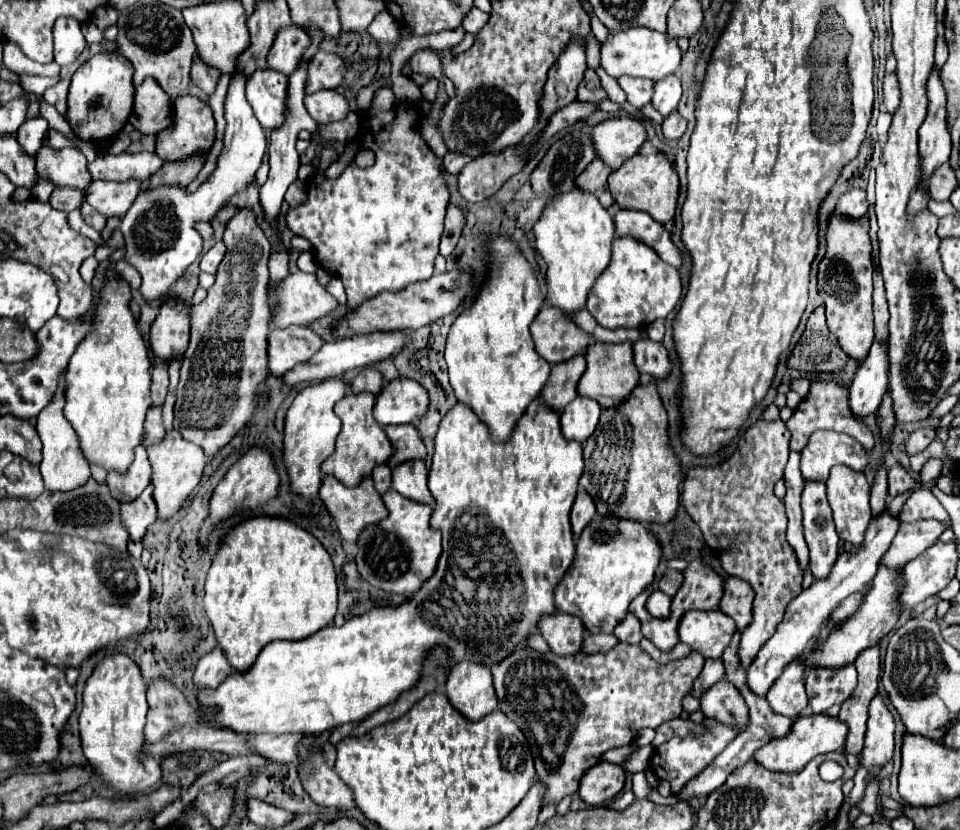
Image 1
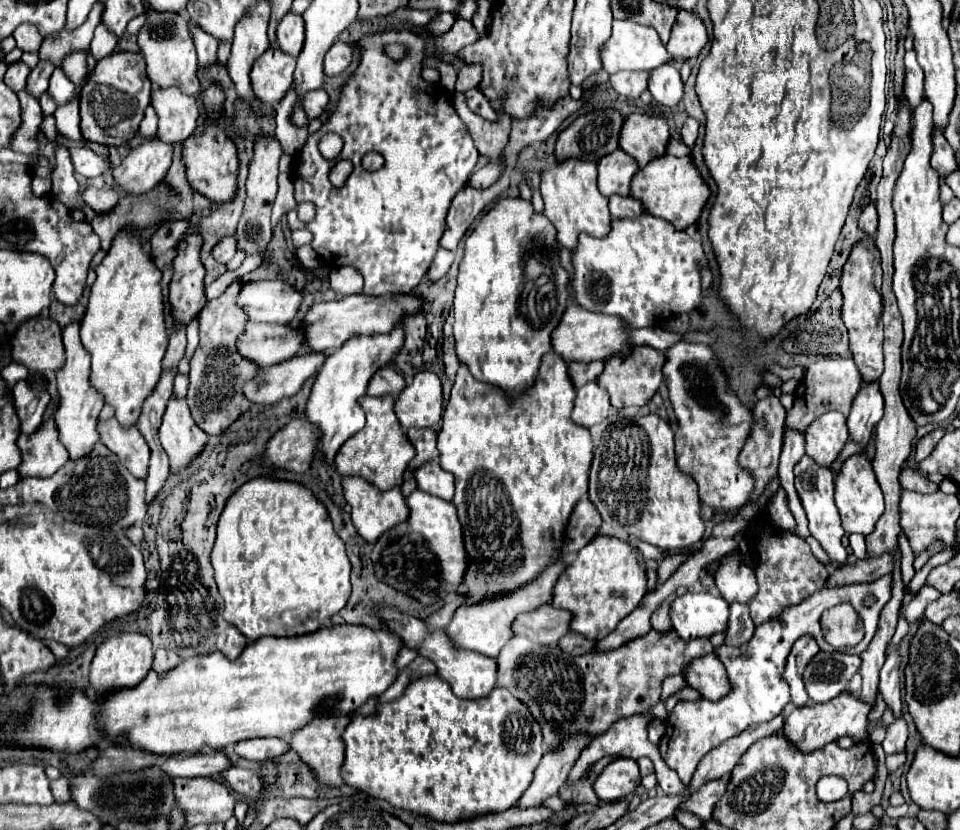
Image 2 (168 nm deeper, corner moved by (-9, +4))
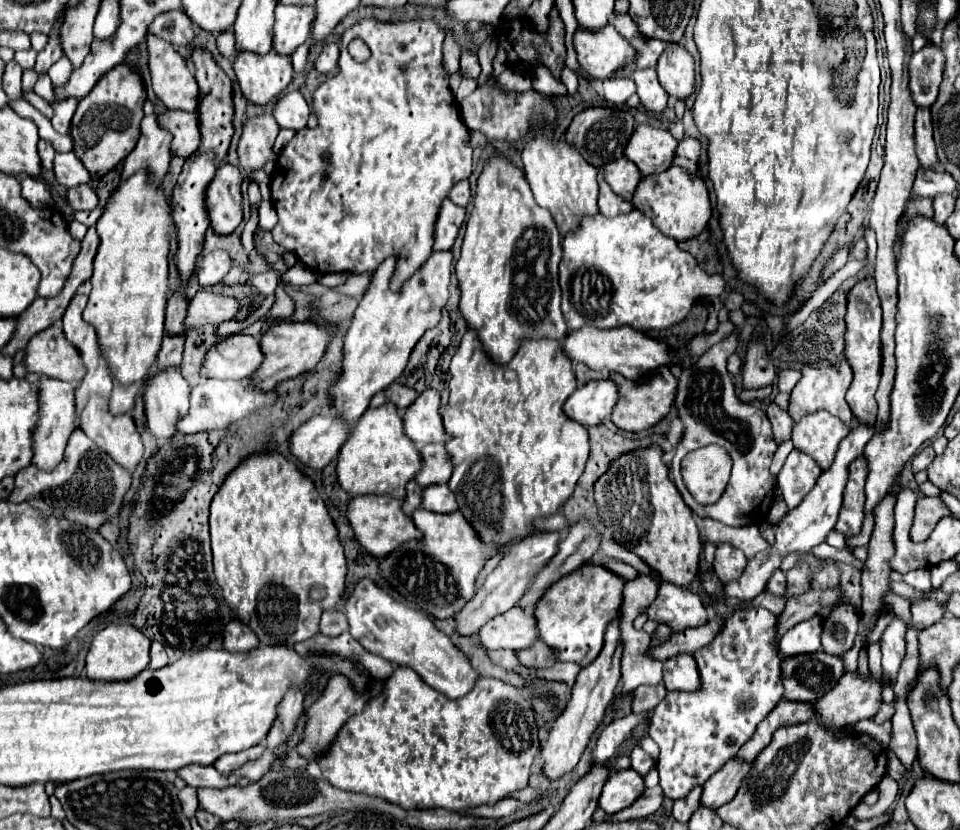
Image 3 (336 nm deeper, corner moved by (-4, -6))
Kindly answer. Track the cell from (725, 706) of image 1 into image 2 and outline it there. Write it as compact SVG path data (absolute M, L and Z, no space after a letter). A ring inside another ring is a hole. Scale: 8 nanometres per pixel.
M705 654L701 658L691 660L683 668L683 678L687 686L695 688L701 696L709 700L719 700L723 698L723 694L727 694L727 690L731 690L727 682L727 672L723 670L715 654Z

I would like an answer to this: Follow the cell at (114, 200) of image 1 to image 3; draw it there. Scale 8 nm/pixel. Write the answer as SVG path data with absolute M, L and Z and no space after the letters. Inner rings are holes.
M156 114L142 120L142 132L136 148L126 156L122 166L122 180L128 180L130 174L136 174L140 168L146 168L152 174L152 182L160 182L166 176L170 164L170 132L162 130L156 124Z

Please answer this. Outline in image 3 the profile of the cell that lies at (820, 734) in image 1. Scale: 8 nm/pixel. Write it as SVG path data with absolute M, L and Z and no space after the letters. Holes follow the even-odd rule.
M858 672L844 674L834 690L830 690L826 696L822 696L822 700L814 702L814 712L818 712L818 716L820 716L818 722L828 730L842 730L842 728L854 726L860 720L874 718L874 714L878 712L878 708L882 704L880 688L882 688L882 684L876 678L862 680Z

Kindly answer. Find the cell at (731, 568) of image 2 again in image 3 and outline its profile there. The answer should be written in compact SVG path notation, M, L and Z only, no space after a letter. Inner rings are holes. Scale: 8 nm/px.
M730 544L716 546L714 572L720 578L720 582L726 584L726 580L734 580L734 576L742 574L742 568L746 568L746 556L740 550L732 548Z

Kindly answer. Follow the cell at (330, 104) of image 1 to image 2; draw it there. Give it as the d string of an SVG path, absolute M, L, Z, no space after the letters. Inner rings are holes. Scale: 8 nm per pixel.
M321 88L319 90L311 90L301 98L301 106L303 106L303 110L305 110L305 114L309 118L319 118L319 114L325 110L327 102L329 102L329 96Z

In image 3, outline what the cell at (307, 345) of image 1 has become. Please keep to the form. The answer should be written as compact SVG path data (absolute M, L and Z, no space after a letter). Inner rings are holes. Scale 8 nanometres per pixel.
M236 334L216 346L206 354L206 372L210 378L238 380L252 376L262 364L262 348L250 334Z

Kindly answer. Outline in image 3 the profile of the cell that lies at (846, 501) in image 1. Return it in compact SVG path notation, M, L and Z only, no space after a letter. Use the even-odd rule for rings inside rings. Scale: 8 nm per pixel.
M864 458L854 460L850 464L850 476L844 490L844 502L842 502L842 510L836 524L836 532L840 532L844 538L858 536L858 532L862 532L862 524L866 520L866 514L864 514L866 476L868 476L866 460Z

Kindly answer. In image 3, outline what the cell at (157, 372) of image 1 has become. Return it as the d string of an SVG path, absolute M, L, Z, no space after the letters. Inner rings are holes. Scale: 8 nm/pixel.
M176 292L170 300L168 300L168 308L166 308L166 334L176 336L186 332L186 302L184 302L184 294Z

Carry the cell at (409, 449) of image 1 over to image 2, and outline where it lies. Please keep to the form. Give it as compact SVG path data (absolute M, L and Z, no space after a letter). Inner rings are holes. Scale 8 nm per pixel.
M415 428L415 430L407 430L409 442L415 446L417 454L415 458L409 462L409 470L415 472L419 466L423 466L425 462L437 460L439 458L439 450L437 450L437 432L433 428Z

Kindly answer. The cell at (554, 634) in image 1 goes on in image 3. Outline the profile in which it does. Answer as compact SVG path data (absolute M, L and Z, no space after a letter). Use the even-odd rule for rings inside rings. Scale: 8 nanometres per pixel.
M510 608L508 612L494 616L480 628L478 634L488 650L526 650L538 640L538 630L534 628L534 614L528 614L520 608Z

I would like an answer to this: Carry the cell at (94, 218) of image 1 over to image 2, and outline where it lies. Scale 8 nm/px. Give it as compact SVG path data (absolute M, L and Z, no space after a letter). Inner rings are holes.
M85 188L81 192L81 198L95 210L95 212L107 212L115 202L119 200L119 194L111 188Z

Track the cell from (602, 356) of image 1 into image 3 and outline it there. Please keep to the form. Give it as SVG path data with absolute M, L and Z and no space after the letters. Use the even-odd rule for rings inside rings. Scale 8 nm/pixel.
M666 366L658 368L644 384L626 380L620 374L610 374L610 380L614 380L618 384L618 404L614 406L612 422L626 432L638 432L648 426L654 426L658 420L662 420L668 414L668 410L674 402L674 396L676 396L676 378L670 372L670 368L666 368Z

